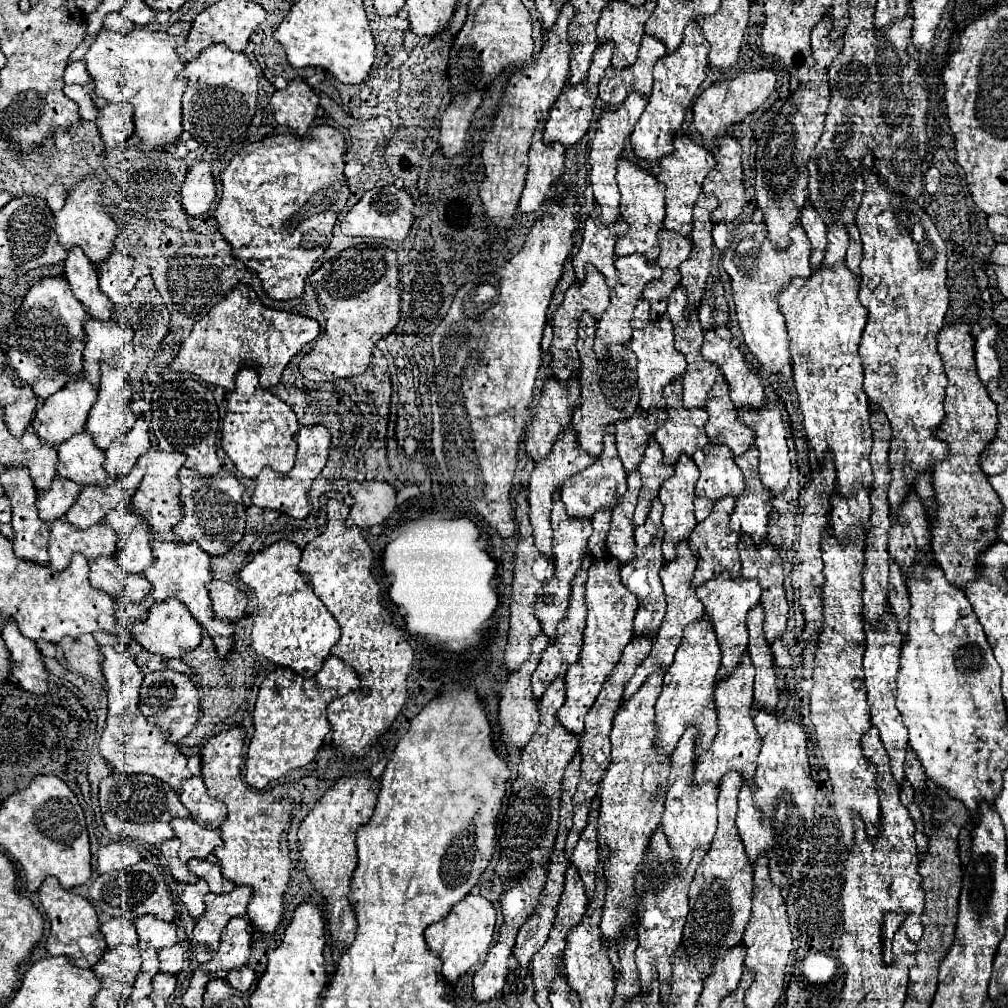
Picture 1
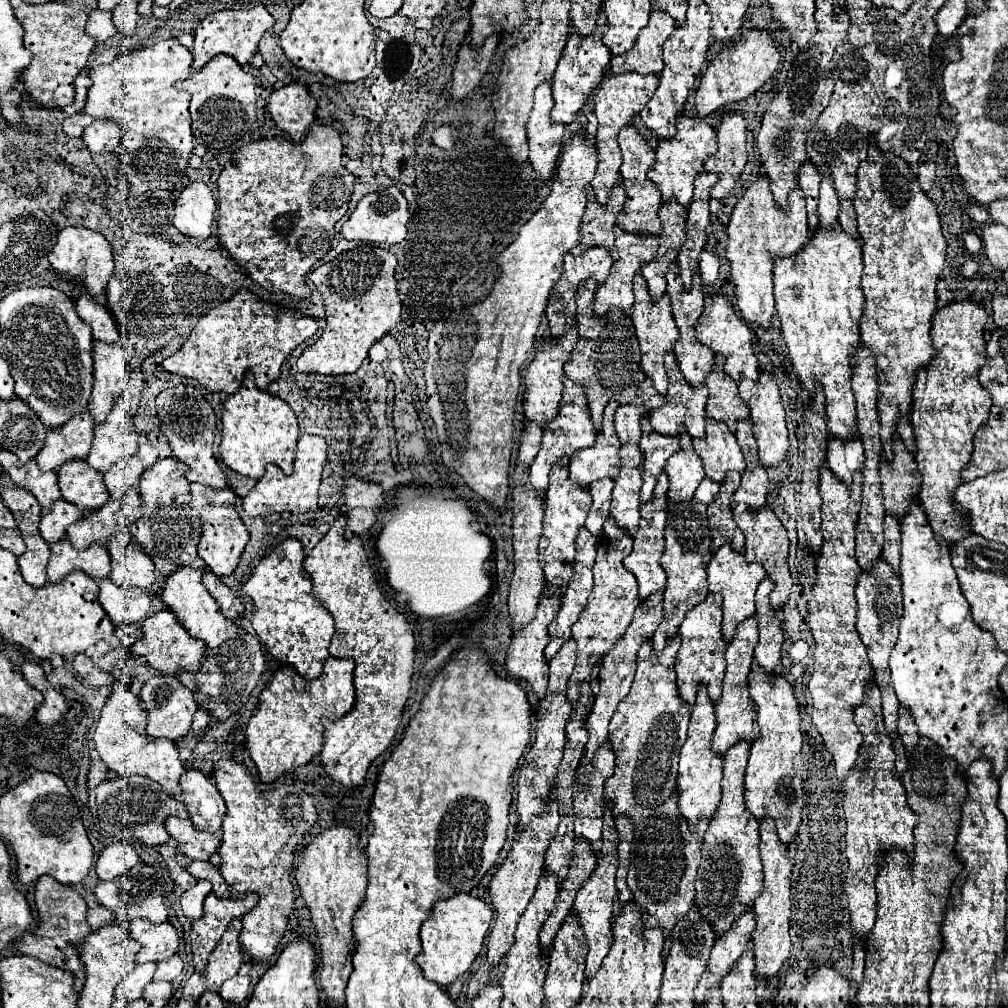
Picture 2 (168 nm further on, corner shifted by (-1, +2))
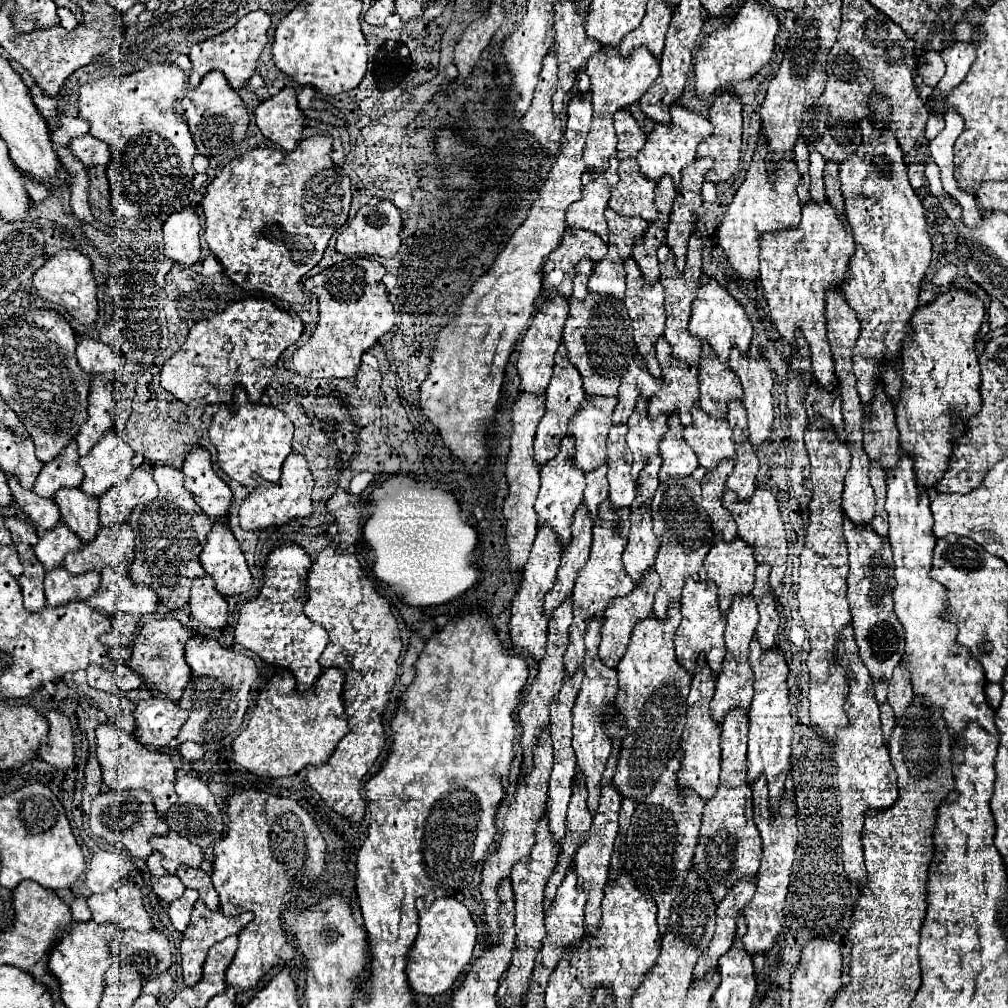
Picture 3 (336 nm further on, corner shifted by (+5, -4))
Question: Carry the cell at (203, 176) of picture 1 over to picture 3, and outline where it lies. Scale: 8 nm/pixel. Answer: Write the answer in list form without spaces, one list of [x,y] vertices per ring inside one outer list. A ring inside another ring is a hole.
[[[186,205],[166,219],[164,255],[184,267],[194,265],[200,259],[200,219],[194,207]]]

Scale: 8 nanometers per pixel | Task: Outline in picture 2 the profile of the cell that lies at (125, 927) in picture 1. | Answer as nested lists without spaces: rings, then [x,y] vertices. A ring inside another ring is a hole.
[[[98,905],[94,909],[88,909],[88,923],[90,923],[92,929],[100,929],[100,925],[106,925],[108,921],[114,921],[114,917],[102,905]]]

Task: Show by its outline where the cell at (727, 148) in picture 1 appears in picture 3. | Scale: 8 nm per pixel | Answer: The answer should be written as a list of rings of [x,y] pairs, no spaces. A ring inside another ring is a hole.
[[[722,93],[716,97],[716,101],[710,107],[710,121],[714,125],[714,135],[706,139],[706,143],[702,143],[698,147],[698,157],[712,157],[714,167],[712,171],[706,175],[706,181],[710,183],[720,183],[726,181],[734,171],[737,170],[741,157],[742,142],[742,105],[738,101],[738,97],[734,97],[732,93]]]

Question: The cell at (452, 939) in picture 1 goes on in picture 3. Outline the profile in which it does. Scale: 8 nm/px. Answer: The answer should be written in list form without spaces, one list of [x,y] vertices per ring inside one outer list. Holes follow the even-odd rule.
[[[452,897],[436,899],[430,907],[424,905],[424,899],[418,899],[416,909],[420,913],[420,933],[406,965],[408,983],[416,993],[438,995],[452,987],[456,977],[470,961],[476,943],[476,923],[466,905]]]

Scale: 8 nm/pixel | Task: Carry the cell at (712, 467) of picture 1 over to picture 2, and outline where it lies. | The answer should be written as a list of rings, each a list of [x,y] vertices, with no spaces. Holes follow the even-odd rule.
[[[706,421],[706,435],[704,439],[694,439],[694,451],[702,457],[704,471],[712,481],[722,481],[730,469],[744,471],[744,453],[722,421]]]

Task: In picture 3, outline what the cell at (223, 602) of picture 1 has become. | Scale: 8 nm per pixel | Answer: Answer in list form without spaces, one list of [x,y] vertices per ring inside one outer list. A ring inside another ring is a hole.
[[[206,575],[192,583],[188,607],[192,615],[206,627],[224,627],[228,623],[228,603],[214,589],[214,581]]]

